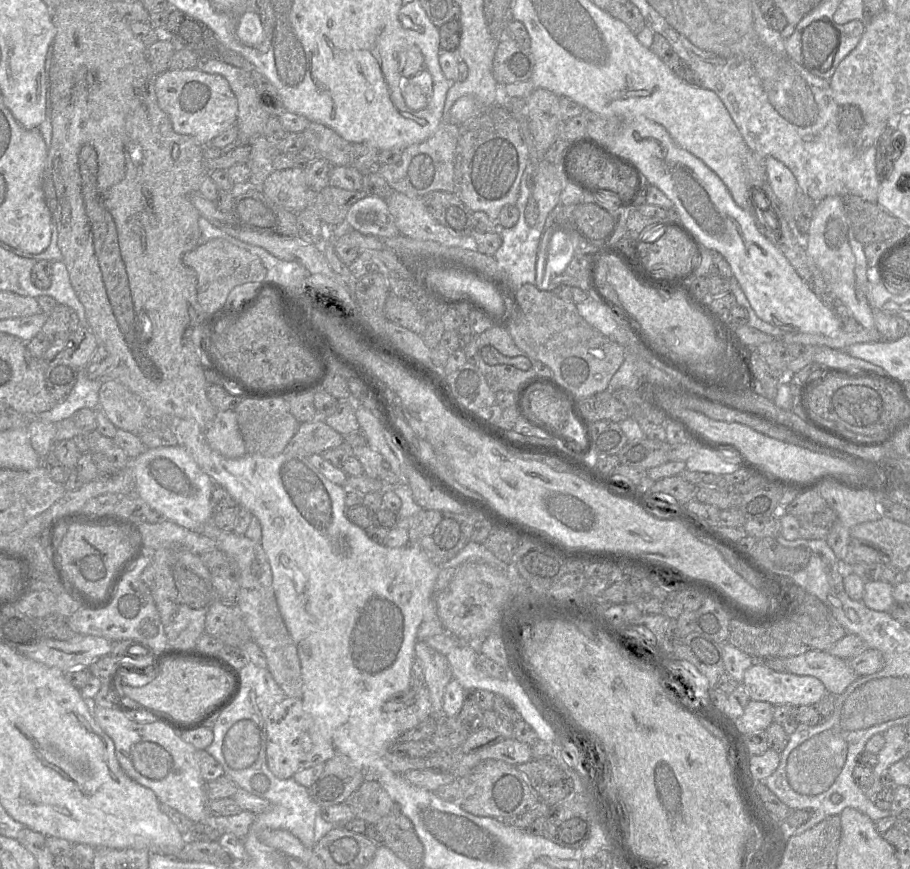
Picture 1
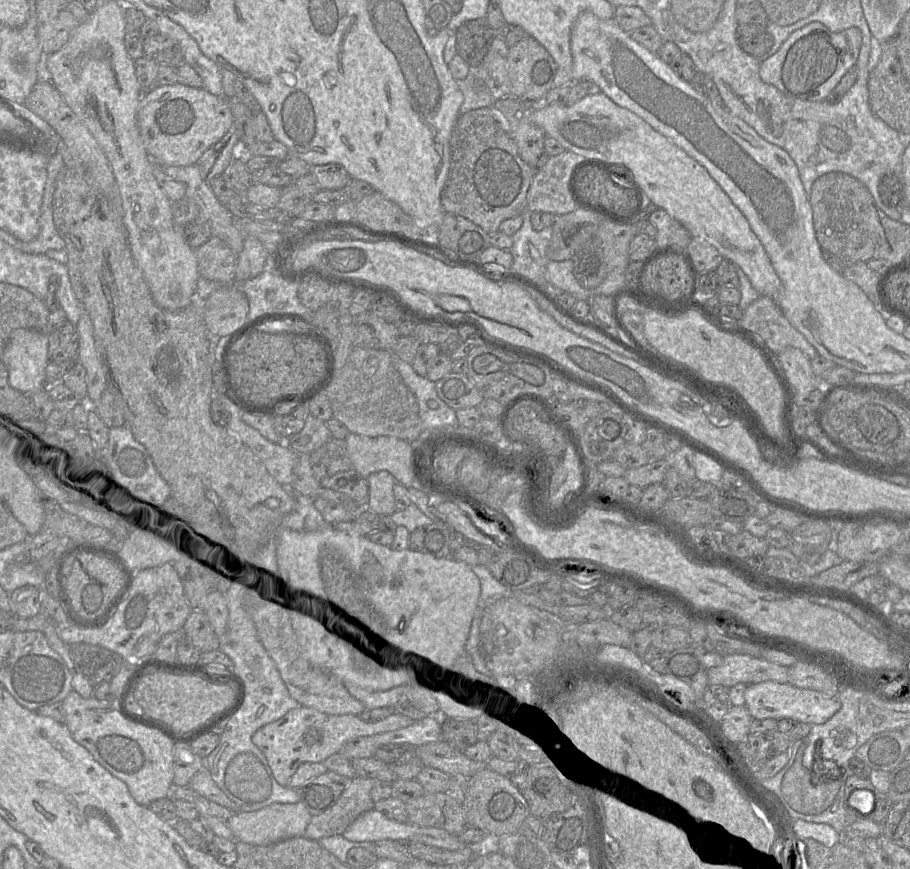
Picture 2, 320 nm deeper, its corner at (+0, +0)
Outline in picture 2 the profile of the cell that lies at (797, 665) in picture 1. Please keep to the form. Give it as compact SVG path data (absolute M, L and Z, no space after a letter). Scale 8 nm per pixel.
M731 654L723 656L721 664L707 669L710 687L732 687L738 683L753 684L763 681L788 683L788 668L762 657Z

